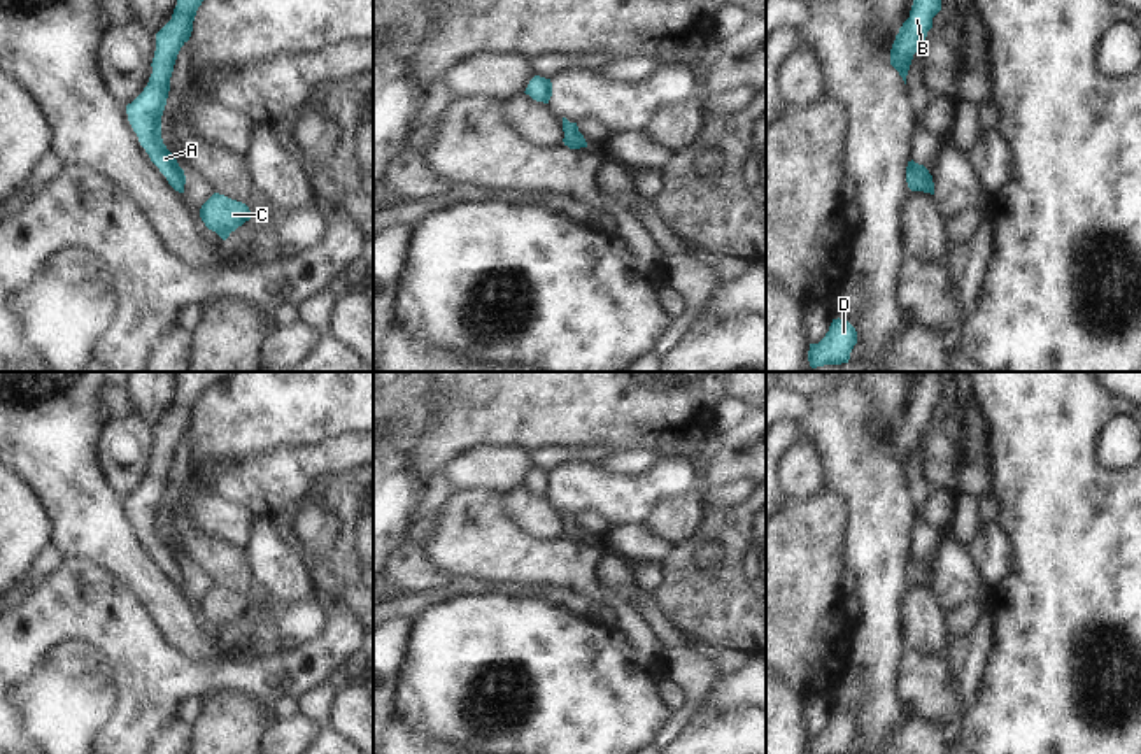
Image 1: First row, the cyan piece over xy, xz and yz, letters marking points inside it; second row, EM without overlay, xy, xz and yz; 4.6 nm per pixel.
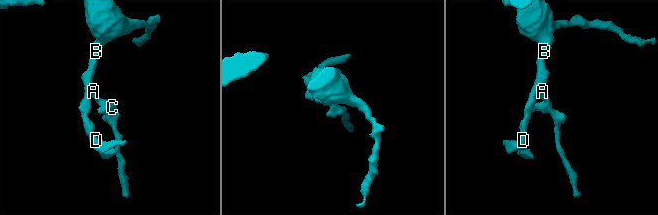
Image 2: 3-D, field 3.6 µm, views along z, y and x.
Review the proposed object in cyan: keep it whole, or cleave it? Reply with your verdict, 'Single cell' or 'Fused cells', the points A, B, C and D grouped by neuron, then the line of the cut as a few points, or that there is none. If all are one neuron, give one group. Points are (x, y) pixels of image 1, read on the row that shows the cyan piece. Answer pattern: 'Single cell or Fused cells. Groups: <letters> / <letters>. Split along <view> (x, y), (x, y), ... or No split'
Single cell. Groups: A B C D. No split

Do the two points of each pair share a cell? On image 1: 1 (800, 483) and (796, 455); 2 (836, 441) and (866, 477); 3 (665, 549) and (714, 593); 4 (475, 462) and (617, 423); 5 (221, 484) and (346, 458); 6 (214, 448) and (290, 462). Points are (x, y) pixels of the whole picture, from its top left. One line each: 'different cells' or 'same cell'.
1: same cell
2: same cell
3: different cells
4: different cells
5: same cell
6: different cells

